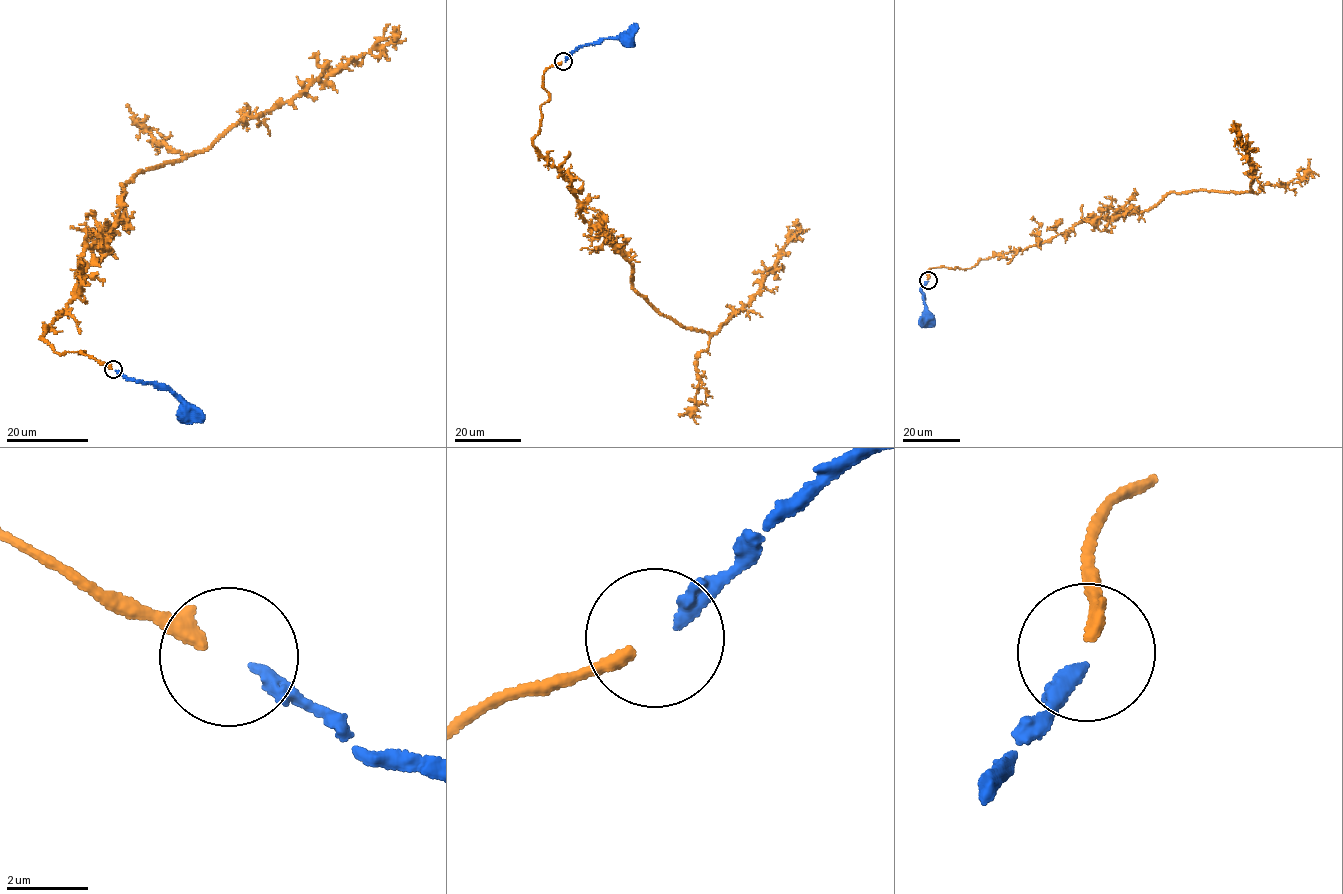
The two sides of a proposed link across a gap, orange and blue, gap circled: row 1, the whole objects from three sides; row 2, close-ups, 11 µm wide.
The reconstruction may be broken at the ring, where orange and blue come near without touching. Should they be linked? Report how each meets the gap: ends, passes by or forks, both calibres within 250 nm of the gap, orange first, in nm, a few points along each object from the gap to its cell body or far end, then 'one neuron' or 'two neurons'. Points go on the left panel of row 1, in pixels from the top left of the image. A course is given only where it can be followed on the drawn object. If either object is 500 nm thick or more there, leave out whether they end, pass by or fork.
orange ends there; blue ends there; 360 nm thick on the orange side, 340 nm on the other; orange runs (111, 368), (40, 338), (72, 302), (86, 248), (122, 218), (121, 185), (203, 152), (395, 28); blue runs (115, 370), (126, 378), (157, 383), (167, 388), (190, 410), (188, 413); two neurons

